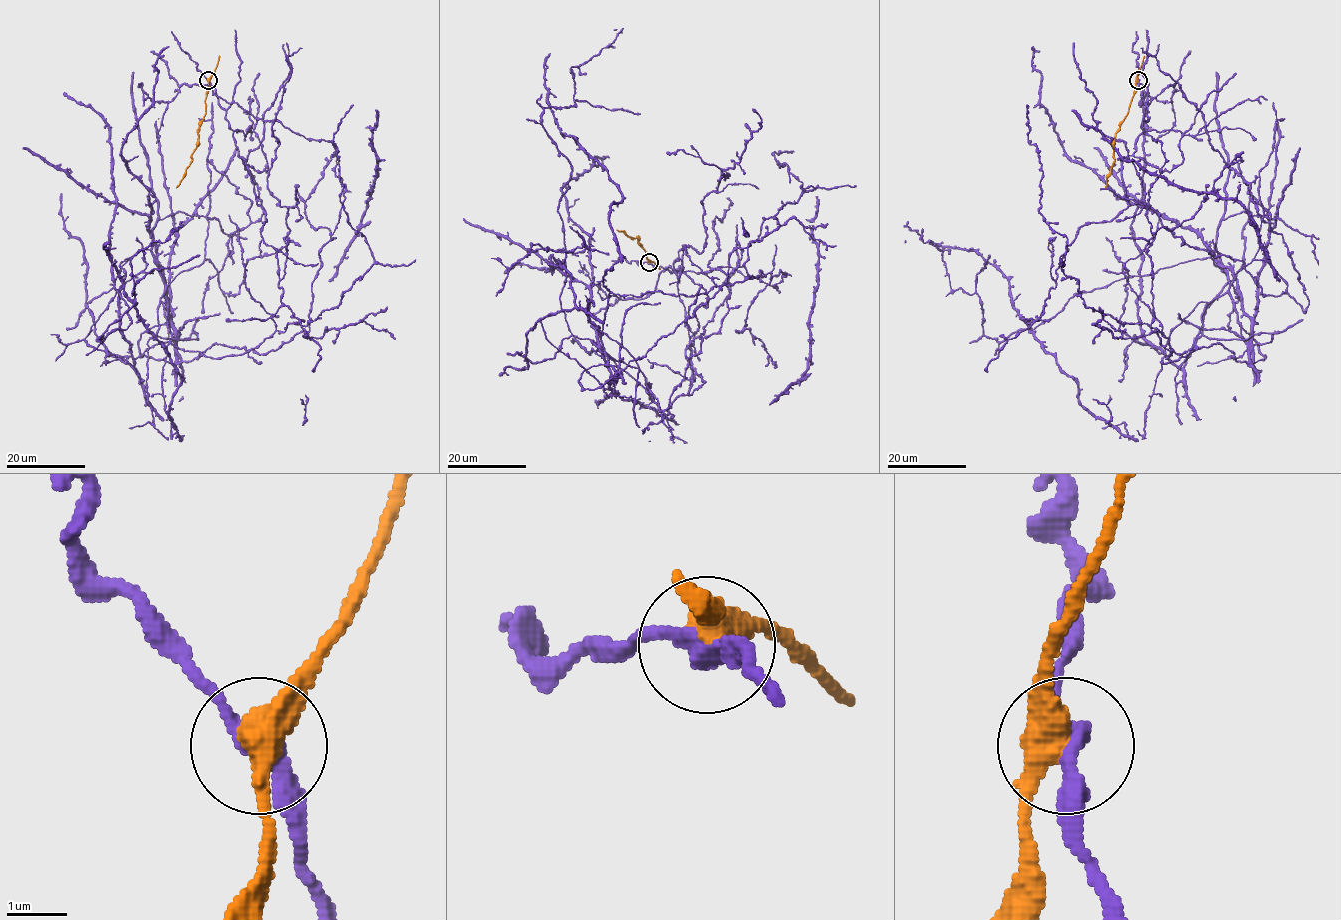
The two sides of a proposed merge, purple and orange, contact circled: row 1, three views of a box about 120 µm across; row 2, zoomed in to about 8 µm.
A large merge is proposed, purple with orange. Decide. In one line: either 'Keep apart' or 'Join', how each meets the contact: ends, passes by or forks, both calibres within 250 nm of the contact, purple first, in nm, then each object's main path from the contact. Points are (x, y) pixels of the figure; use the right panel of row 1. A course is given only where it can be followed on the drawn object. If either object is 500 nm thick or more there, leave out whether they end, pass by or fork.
Keep apart. At the ring purple passes by. At the ring orange passes by. Thickness 340 nm (purple) against 480 nm. Course of purple: (1138, 81), (1165, 164), (1151, 330), (1247, 362), (1227, 293), (1167, 358), (1162, 330), (1086, 306), (1027, 104). Course of orange: (1137, 81), (1128, 113), (1115, 134), (1114, 163), (1105, 187)

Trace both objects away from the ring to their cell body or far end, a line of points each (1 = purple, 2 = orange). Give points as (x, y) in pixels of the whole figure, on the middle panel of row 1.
1: (648, 263), (786, 274), (723, 284), (617, 372), (609, 293), (723, 285), (814, 189), (793, 151)
2: (648, 262), (639, 240), (617, 229)

